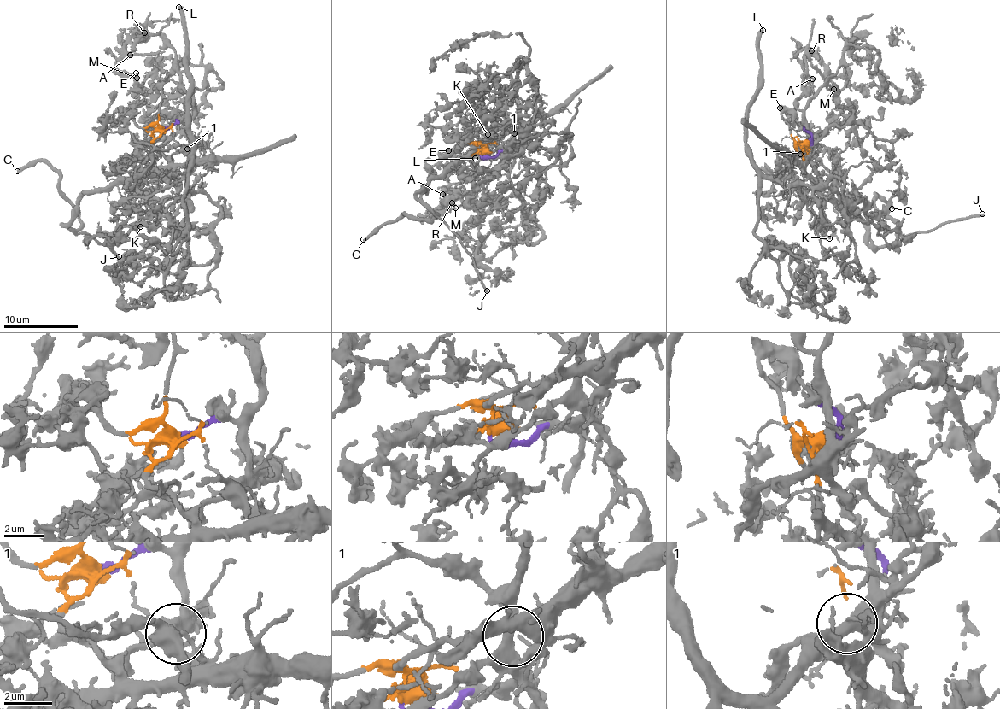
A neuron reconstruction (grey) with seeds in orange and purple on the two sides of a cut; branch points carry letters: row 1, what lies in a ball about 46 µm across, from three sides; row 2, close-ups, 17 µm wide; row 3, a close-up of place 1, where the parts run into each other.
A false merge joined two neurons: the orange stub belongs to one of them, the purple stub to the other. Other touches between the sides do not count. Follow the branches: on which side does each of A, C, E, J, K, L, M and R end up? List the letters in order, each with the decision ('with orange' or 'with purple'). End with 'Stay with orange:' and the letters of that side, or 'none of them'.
A: with purple
C: with orange
E: with orange
J: with orange
K: with purple
L: with purple
M: with purple
R: with purple
Stay with orange: C, E, J

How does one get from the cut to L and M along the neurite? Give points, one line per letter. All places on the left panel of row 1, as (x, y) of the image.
L: (158, 129), (184, 124), (190, 136), (190, 162), (190, 75), (183, 8), (178, 6)
M: (158, 129), (185, 122), (194, 114), (176, 53), (165, 46), (117, 61), (119, 70), (137, 79)

